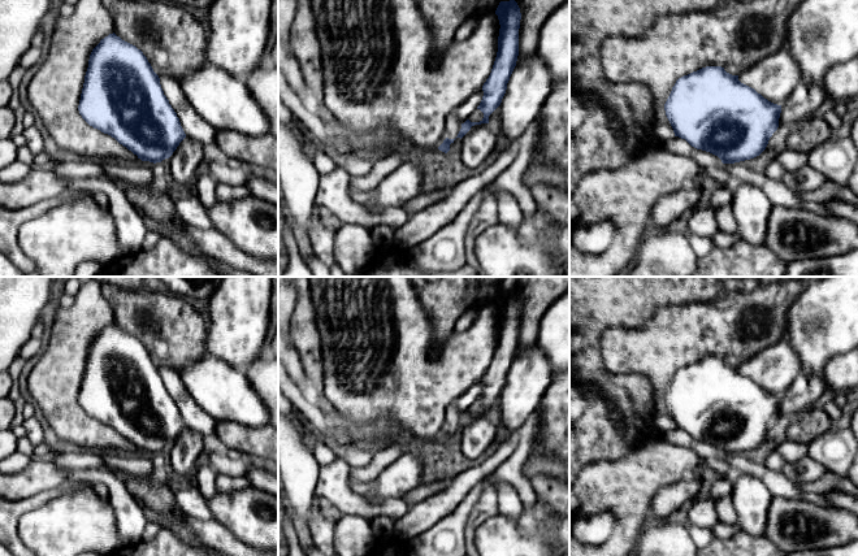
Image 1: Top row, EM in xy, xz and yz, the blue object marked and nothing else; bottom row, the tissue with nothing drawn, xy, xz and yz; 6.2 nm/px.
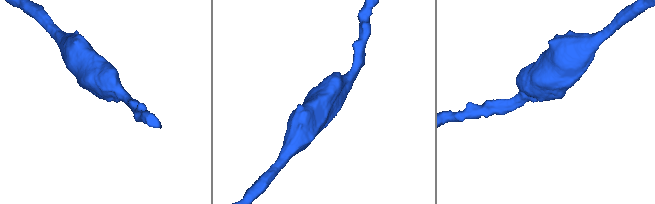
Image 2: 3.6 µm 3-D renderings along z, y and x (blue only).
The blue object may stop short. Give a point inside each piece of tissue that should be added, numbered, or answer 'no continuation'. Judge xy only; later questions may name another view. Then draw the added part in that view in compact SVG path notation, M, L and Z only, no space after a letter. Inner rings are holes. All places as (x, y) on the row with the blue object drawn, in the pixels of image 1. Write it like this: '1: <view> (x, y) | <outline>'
no continuation

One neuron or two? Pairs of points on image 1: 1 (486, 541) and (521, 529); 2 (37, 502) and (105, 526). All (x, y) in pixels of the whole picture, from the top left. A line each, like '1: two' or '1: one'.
1: one
2: two

